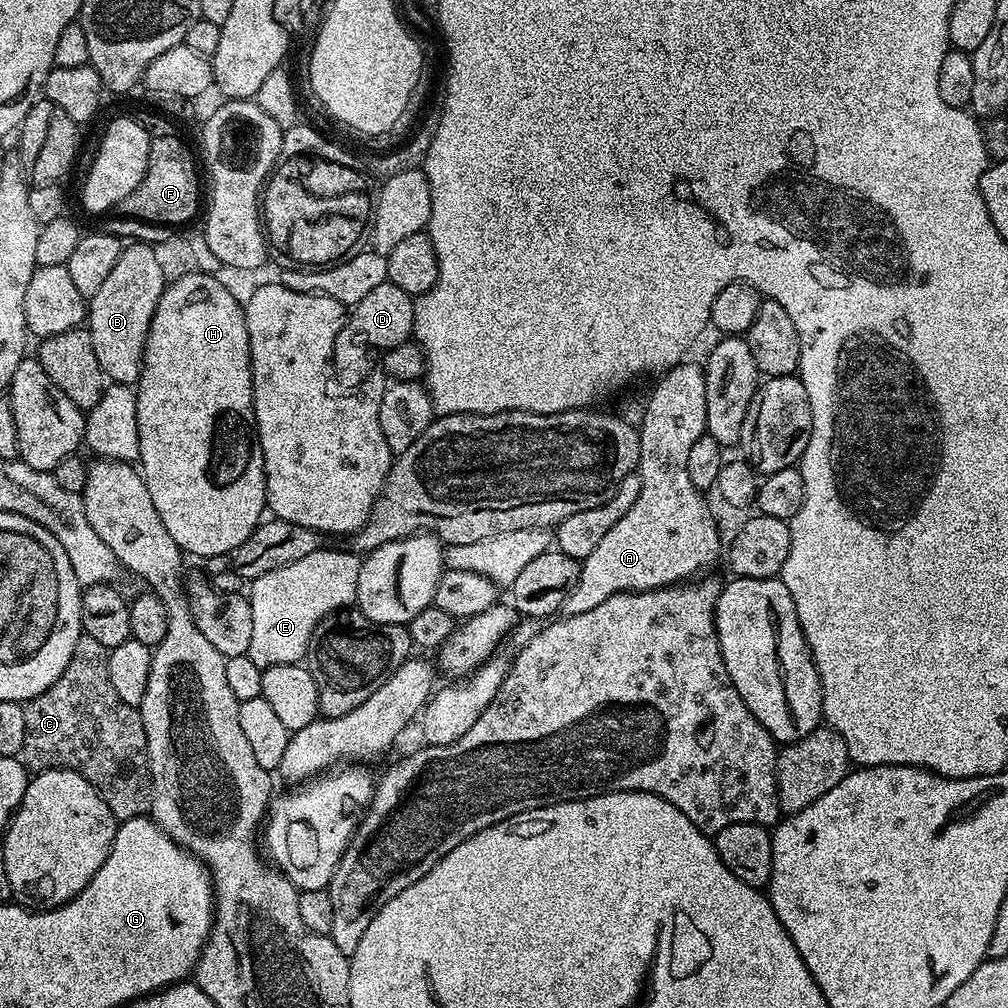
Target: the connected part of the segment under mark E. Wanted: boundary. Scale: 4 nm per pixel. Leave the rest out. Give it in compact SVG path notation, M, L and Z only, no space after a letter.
M325 547L314 554L306 554L298 562L290 562L290 566L282 566L278 570L270 570L270 574L262 574L257 580L251 581L250 603L252 606L252 633L247 655L260 669L279 664L299 664L308 655L310 634L331 612L347 609L355 601L358 590L358 570L361 557L351 550L335 552Z

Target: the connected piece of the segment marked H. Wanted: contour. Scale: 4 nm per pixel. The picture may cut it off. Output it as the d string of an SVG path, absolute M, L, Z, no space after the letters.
M191 272L185 276L177 276L165 287L162 298L158 302L158 310L154 310L154 318L150 322L150 330L144 347L144 369L140 379L136 381L136 401L138 402L138 446L140 459L138 471L146 482L146 490L150 490L150 498L154 501L154 510L158 510L158 518L162 518L162 526L166 526L170 538L180 551L189 557L210 556L227 557L236 551L250 534L262 522L266 512L266 486L264 485L264 459L260 449L260 439L256 433L256 411L252 405L252 359L250 358L250 338L246 330L246 318L241 301L215 275L207 272Z

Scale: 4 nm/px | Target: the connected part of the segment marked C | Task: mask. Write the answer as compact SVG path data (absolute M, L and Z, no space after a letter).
M81 634L74 646L74 654L70 654L70 662L66 670L62 670L58 682L54 682L50 690L24 704L26 738L22 759L33 773L65 768L82 774L82 778L86 778L86 782L98 790L117 821L123 822L145 815L151 809L152 771L148 768L146 730L142 726L139 711L133 705L122 702L122 698L114 694L114 686L110 686L108 653L109 649L104 648L102 642Z

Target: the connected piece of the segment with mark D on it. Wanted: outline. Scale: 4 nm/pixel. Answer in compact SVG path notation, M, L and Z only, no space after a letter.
M384 280L382 286L370 290L370 294L362 298L362 302L351 305L342 330L338 330L338 338L334 338L331 373L335 383L337 380L344 390L359 389L372 370L370 352L382 354L388 348L413 339L413 326L414 300L406 294L406 290L402 290L402 286L394 286Z

